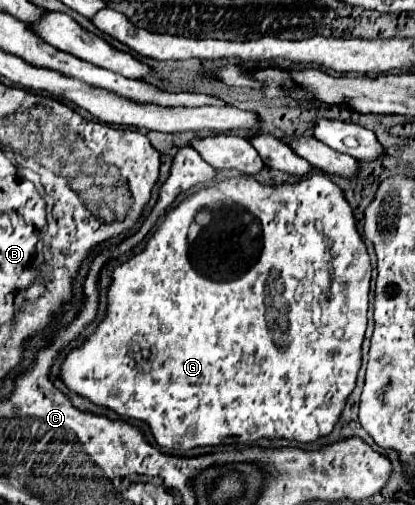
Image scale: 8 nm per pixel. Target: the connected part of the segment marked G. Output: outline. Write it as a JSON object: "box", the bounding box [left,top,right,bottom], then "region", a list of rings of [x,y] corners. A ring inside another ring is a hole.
{"box":[60,175,370,449],"region":[[[248,175],[220,181],[210,189],[200,189],[180,205],[168,209],[146,249],[134,255],[128,263],[122,263],[114,269],[114,281],[108,293],[108,317],[98,325],[98,329],[86,339],[82,347],[68,353],[60,377],[72,391],[96,405],[110,407],[121,418],[146,421],[156,443],[166,449],[218,445],[226,437],[240,437],[242,443],[256,441],[260,437],[284,437],[302,443],[314,441],[334,429],[338,415],[354,389],[360,369],[362,339],[368,321],[366,313],[370,273],[370,257],[366,253],[362,237],[356,231],[352,209],[344,199],[340,187],[336,187],[328,175],[310,175],[296,185],[280,187],[262,185]]]}

